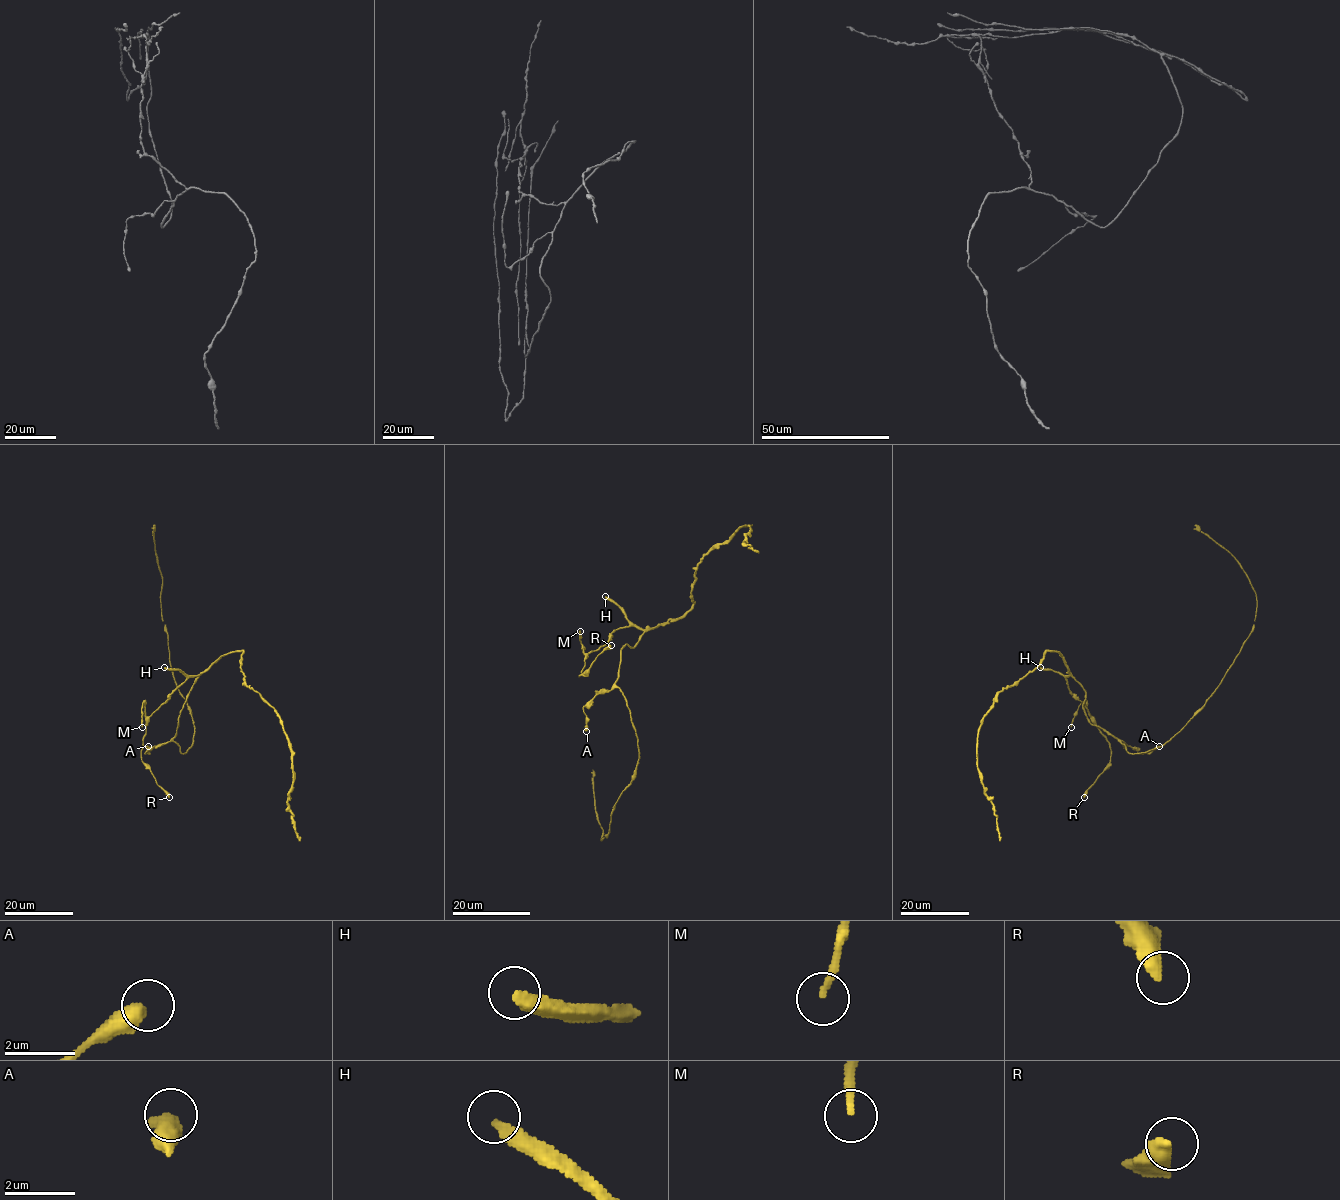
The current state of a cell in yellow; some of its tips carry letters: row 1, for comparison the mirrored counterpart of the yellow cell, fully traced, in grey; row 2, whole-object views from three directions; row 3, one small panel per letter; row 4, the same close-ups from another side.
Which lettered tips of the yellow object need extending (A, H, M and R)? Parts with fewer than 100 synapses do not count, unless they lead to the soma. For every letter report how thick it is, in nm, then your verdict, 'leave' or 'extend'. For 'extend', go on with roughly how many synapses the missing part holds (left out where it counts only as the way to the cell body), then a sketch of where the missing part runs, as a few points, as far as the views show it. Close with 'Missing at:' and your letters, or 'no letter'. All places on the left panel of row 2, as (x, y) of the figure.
A: calibre 550 nm; leave
H: calibre 360 nm; extend; 150 synapses
M: calibre 190 nm; leave
R: calibre 400 nm; leave
Missing at: H

